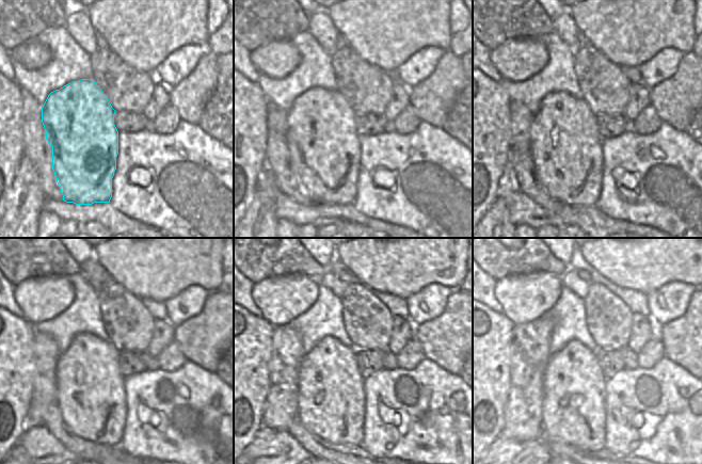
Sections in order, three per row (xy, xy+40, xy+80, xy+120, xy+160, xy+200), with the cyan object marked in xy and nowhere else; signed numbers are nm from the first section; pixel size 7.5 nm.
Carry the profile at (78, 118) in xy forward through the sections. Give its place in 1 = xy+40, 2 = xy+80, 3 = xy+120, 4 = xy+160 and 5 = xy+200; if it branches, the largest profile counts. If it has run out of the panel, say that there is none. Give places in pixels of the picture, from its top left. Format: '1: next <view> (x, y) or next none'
1: next xy+40 (323, 144)
2: next xy+80 (565, 149)
3: next xy+120 (90, 387)
4: next xy+160 (330, 386)
5: next xy+200 (573, 383)

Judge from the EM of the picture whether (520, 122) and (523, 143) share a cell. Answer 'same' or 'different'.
same

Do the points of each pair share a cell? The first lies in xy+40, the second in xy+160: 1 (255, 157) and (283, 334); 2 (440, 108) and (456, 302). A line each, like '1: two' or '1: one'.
1: two
2: one

